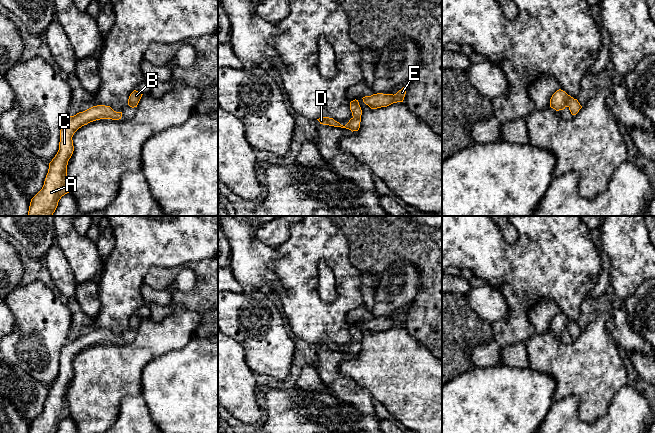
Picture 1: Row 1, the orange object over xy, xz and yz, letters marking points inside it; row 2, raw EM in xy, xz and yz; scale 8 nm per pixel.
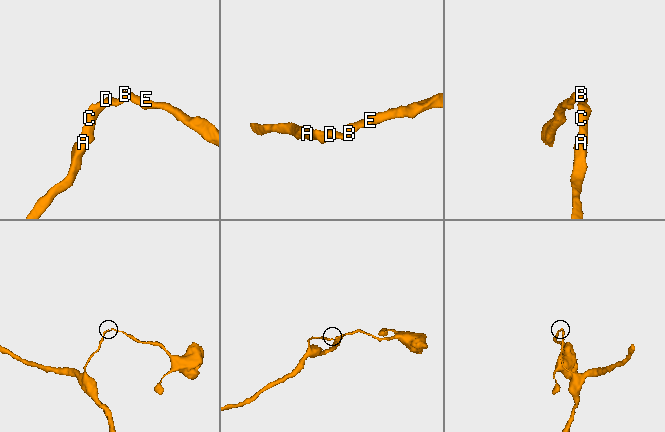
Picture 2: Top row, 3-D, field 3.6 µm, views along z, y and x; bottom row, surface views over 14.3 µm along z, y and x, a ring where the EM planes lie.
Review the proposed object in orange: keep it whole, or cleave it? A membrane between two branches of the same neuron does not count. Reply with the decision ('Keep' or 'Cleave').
Keep

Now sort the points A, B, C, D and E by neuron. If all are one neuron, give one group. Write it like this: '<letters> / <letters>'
A B C D E

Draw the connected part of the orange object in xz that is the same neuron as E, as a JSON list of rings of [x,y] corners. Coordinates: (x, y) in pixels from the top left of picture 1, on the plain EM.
[[[403,311],[396,318],[383,318],[377,317],[371,320],[363,321],[363,326],[368,329],[371,333],[377,333],[381,331],[387,331],[393,327],[403,326],[406,318],[406,313]]]

